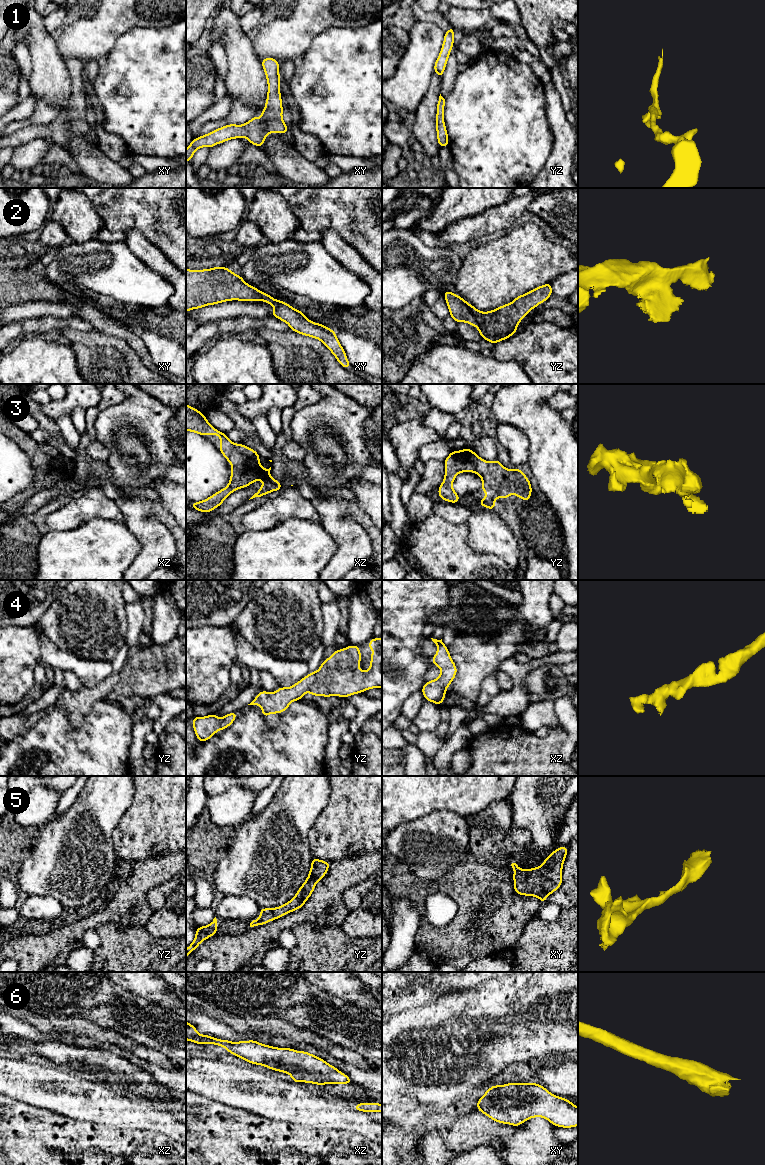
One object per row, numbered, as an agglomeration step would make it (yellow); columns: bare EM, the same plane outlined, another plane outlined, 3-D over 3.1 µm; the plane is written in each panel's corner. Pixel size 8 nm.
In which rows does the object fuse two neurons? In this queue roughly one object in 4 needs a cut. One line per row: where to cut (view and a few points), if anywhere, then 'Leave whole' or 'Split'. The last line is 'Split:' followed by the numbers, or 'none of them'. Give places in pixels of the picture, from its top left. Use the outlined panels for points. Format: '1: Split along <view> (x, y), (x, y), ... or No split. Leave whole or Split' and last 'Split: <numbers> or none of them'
1: No split. Leave whole
2: No split. Leave whole
3: No split. Leave whole
4: No split. Leave whole
5: No split. Leave whole
6: No split. Leave whole
Split: none of them

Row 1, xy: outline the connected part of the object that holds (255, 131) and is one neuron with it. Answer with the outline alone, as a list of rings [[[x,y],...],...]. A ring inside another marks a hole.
[[[270,57],[262,59],[261,63],[268,83],[267,100],[265,108],[261,111],[262,120],[255,115],[243,125],[229,124],[193,139],[186,149],[186,162],[191,161],[196,150],[201,147],[210,149],[228,140],[246,137],[250,144],[261,148],[268,133],[284,134],[290,131],[282,118],[280,65],[276,59]]]

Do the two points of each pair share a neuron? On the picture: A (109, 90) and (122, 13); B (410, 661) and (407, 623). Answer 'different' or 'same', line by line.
A: different
B: different

